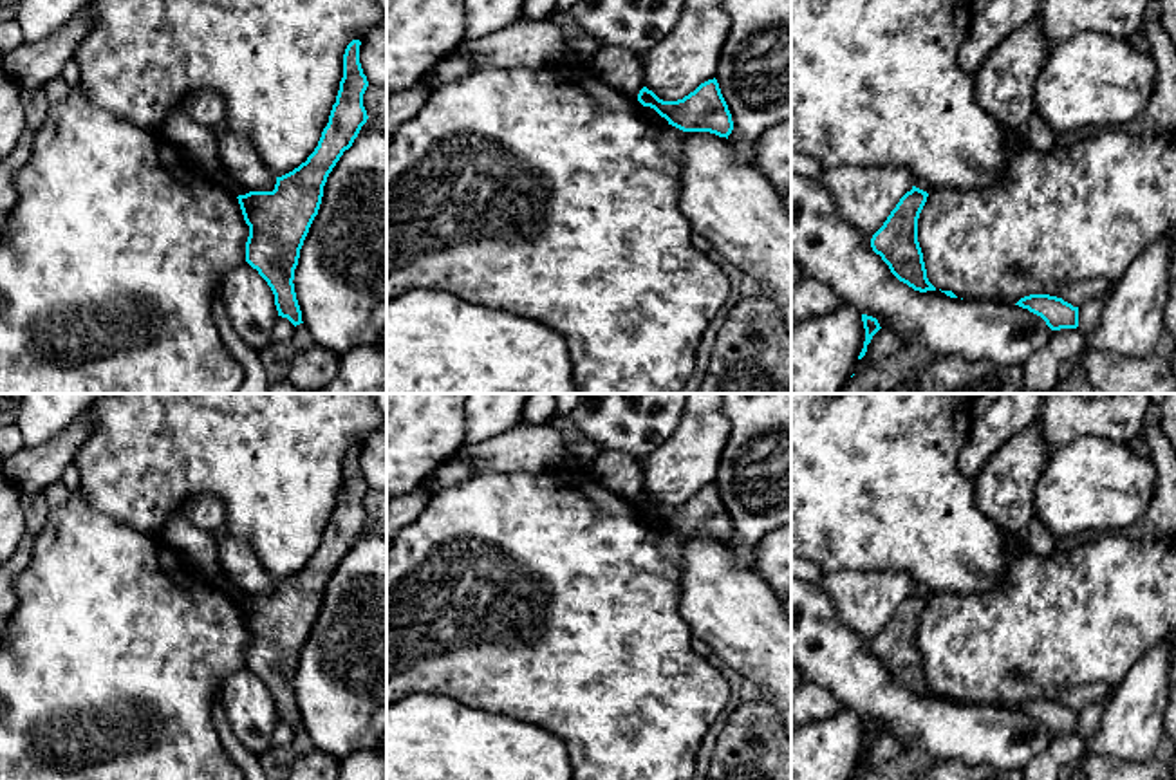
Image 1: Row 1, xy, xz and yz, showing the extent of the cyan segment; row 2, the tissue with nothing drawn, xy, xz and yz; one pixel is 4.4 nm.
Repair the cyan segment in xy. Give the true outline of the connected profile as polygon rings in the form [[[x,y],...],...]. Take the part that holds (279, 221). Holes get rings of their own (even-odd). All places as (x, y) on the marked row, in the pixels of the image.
[[[352,40],[345,49],[336,103],[307,161],[276,177],[273,191],[249,191],[237,197],[249,226],[246,262],[271,287],[278,316],[287,318],[294,327],[303,323],[293,283],[300,249],[318,215],[329,173],[369,119],[363,107],[369,81],[359,63],[359,45],[359,40]]]

